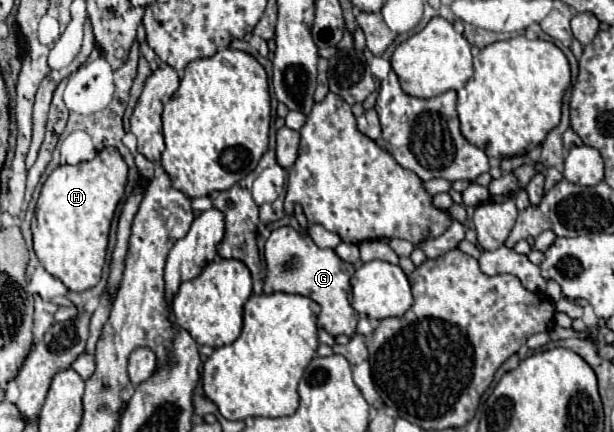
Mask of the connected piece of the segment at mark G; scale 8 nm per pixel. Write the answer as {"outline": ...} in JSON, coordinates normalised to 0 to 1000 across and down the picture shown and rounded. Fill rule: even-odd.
{"outline":[[[456,523],[443,532],[440,551],[430,565],[430,602],[433,602],[433,634],[427,648],[430,681],[466,676],[508,690],[515,704],[521,704],[518,759],[528,759],[541,778],[550,773],[573,778],[580,769],[583,722],[577,722],[577,713],[567,699],[570,644],[577,634],[577,616],[570,606],[560,606],[537,574],[528,579],[518,574],[498,532],[485,537],[472,523]]]}

